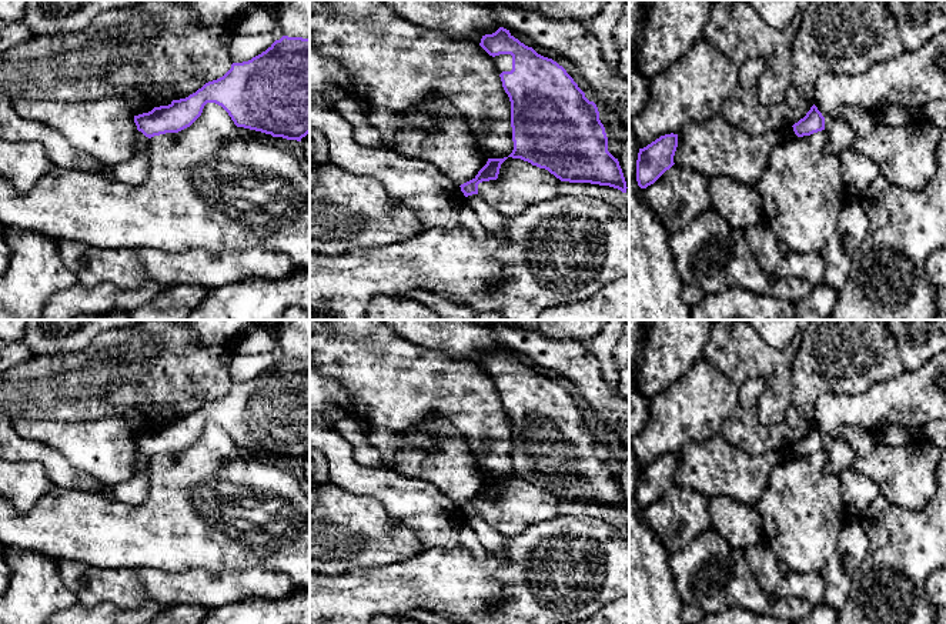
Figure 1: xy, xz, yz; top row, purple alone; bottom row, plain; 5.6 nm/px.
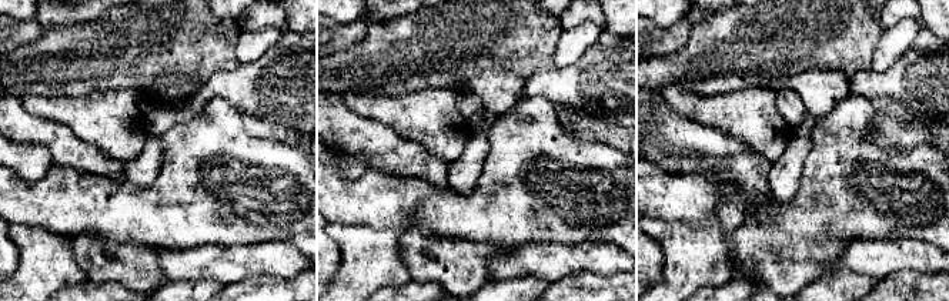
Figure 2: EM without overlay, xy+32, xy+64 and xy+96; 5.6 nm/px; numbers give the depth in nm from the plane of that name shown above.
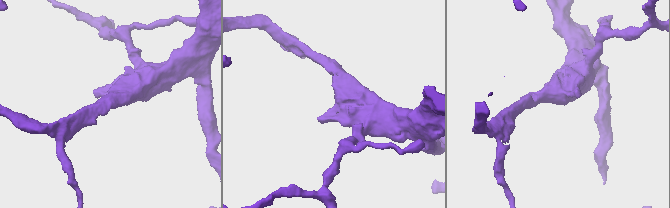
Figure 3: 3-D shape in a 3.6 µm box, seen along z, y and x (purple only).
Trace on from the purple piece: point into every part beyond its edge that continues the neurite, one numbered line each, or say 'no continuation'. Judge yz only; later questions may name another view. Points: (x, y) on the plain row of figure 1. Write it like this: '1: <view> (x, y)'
no continuation

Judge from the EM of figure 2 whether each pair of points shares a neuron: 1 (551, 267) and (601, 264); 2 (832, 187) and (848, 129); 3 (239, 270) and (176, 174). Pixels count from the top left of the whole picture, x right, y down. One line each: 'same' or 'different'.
1: same
2: same
3: different

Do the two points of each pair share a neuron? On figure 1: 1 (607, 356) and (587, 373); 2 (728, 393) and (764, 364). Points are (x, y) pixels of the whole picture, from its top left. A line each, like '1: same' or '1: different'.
1: different
2: different

